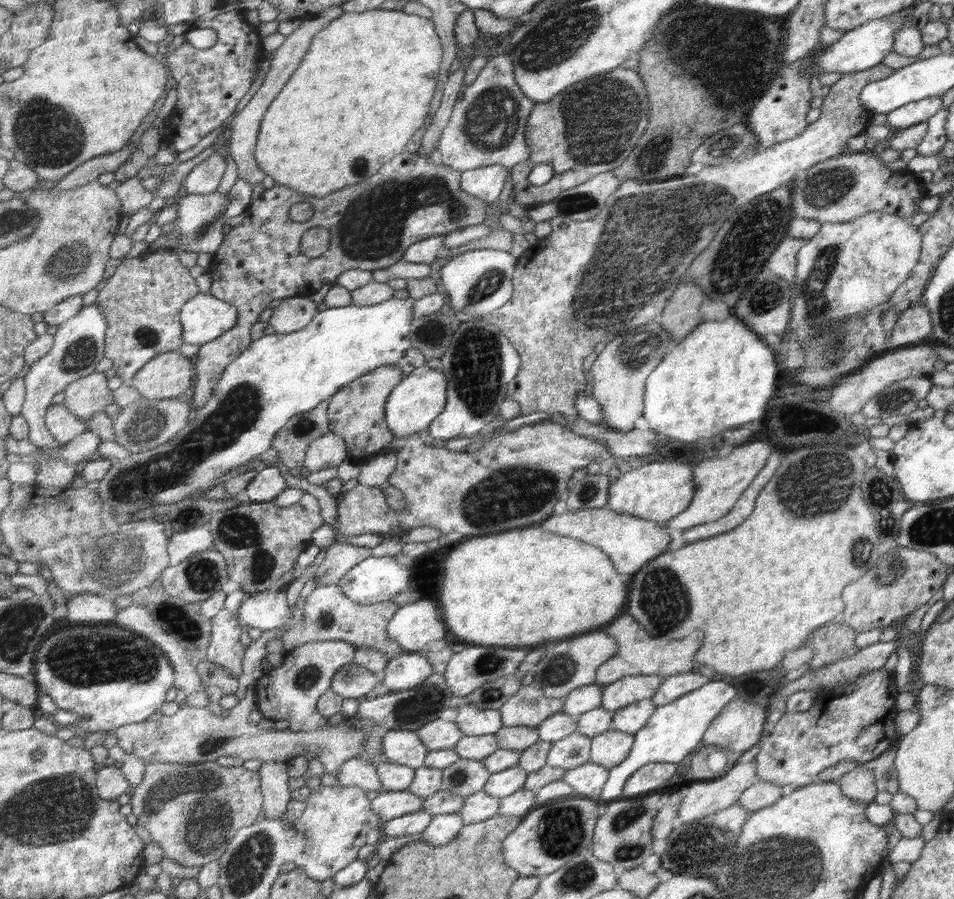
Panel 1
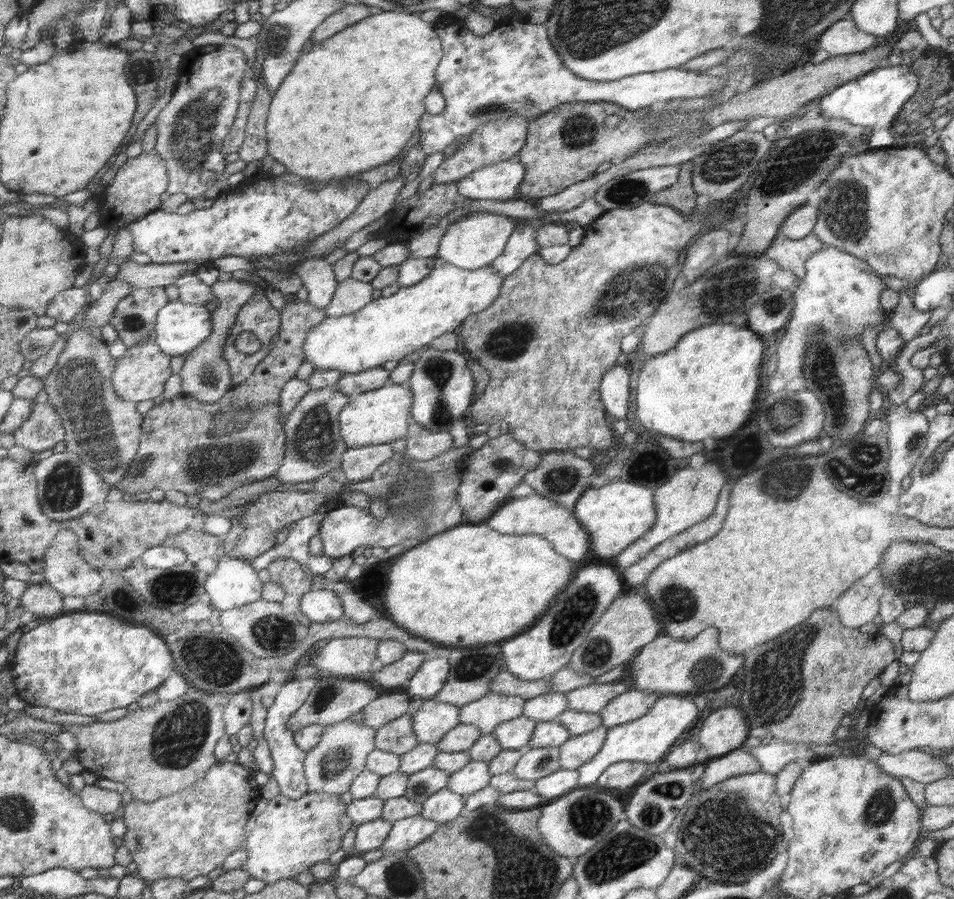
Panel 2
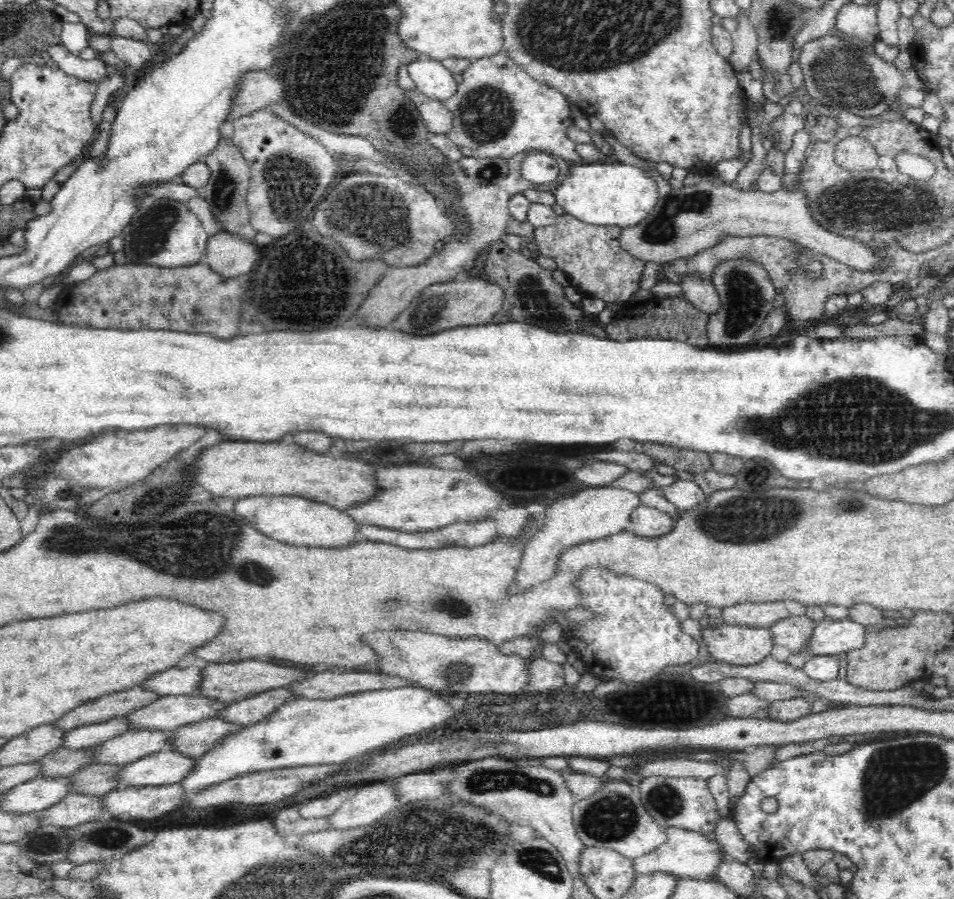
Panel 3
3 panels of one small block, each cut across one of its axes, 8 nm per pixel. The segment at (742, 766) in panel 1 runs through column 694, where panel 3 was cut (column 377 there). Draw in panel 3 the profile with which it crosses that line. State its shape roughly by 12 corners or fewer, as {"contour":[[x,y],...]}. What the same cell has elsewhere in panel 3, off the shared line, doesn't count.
{"contour":[[394,782],[356,788],[327,830],[376,823],[398,808]]}

